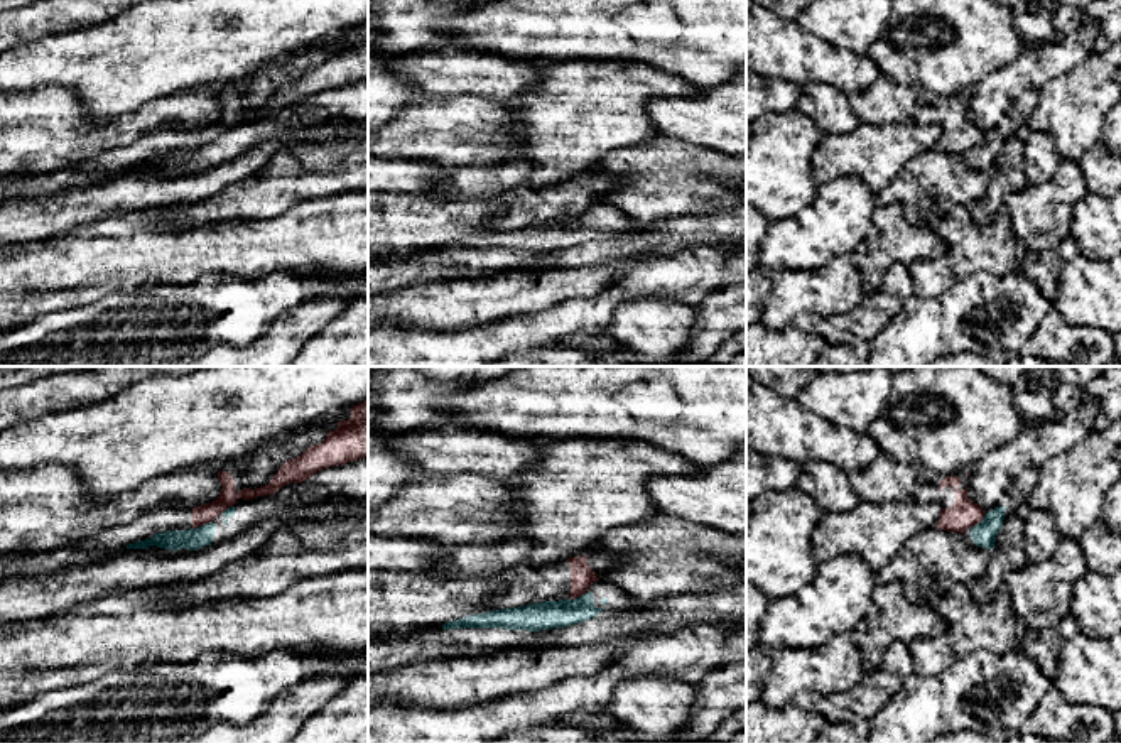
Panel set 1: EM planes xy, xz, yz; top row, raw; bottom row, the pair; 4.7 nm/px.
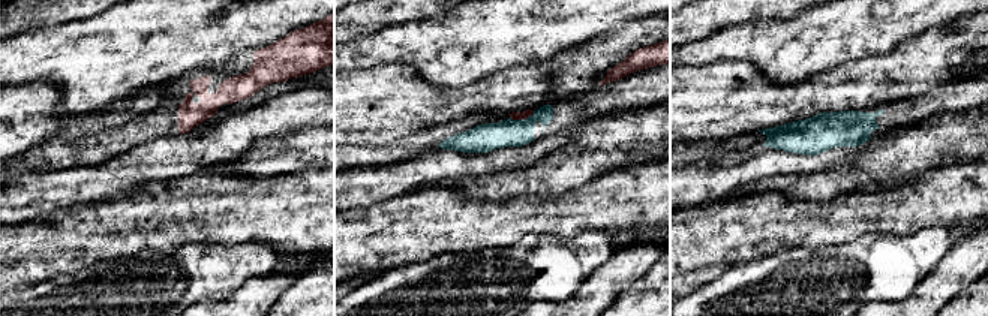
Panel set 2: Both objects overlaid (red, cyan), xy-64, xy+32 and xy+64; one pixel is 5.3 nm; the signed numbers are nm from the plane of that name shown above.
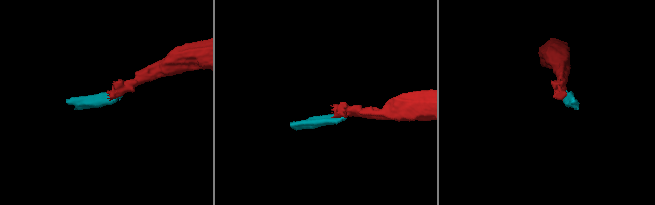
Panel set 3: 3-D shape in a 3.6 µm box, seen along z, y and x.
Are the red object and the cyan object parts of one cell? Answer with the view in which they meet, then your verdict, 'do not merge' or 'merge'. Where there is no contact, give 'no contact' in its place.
contact in xy; do not merge

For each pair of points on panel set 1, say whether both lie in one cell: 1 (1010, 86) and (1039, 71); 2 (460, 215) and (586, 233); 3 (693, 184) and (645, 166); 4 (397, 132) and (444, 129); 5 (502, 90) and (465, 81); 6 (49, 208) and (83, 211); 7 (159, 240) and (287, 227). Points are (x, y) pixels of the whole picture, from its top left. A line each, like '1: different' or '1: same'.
1: same
2: same
3: same
4: same
5: same
6: same
7: same

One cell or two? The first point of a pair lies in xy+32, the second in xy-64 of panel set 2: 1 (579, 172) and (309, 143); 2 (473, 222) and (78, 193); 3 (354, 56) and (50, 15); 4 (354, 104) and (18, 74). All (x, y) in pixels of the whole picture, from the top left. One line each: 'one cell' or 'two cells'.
1: one cell
2: two cells
3: two cells
4: two cells

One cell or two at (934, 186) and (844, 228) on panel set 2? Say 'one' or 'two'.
one

